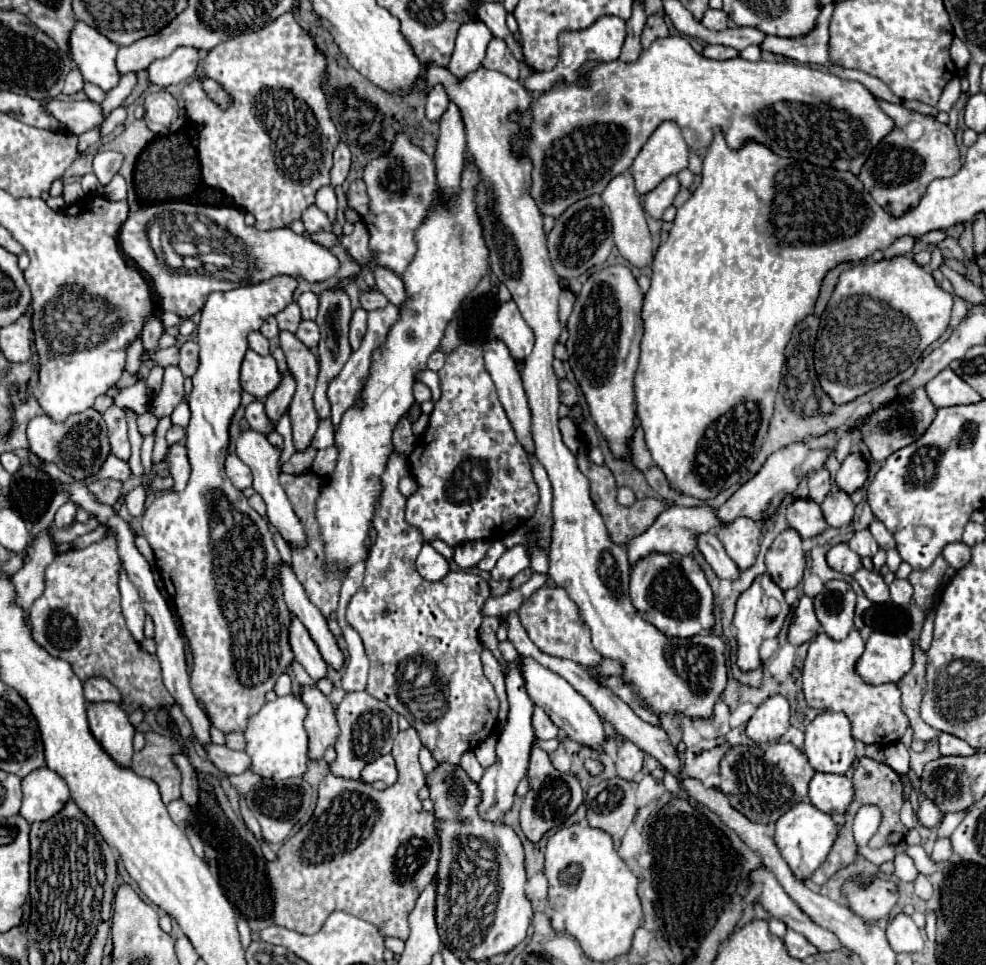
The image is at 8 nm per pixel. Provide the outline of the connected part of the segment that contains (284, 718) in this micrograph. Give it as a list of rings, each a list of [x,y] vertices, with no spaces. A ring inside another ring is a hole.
[[[282,696],[274,702],[266,702],[258,714],[248,720],[244,730],[246,738],[246,754],[250,756],[250,772],[260,778],[274,778],[286,780],[296,778],[306,772],[308,762],[308,736],[304,730],[306,706],[296,696]]]

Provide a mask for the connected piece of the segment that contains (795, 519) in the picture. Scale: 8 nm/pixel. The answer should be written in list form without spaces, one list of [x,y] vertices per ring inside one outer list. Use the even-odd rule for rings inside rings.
[[[794,500],[788,506],[786,518],[788,518],[790,528],[794,528],[802,540],[814,538],[828,528],[828,524],[824,522],[820,506],[812,500]]]

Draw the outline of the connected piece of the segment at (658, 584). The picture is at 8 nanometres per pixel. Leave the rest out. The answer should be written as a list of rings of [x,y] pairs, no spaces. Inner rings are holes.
[[[652,554],[652,558],[638,562],[630,572],[632,606],[646,622],[672,638],[690,638],[704,630],[710,630],[714,622],[712,598],[714,596],[704,578],[704,572],[692,560],[692,556]]]

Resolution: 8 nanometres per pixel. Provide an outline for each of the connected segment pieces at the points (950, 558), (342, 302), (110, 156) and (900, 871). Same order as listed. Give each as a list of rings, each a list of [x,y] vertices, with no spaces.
[[[952,542],[944,548],[942,556],[954,570],[960,570],[970,562],[970,548],[964,546],[964,542]]]
[[[328,288],[328,290],[322,290],[318,294],[318,316],[316,316],[314,322],[320,328],[320,342],[318,342],[318,366],[320,366],[320,372],[318,372],[318,386],[316,386],[316,392],[314,392],[314,406],[316,406],[316,412],[320,414],[320,418],[330,416],[330,400],[326,396],[328,384],[340,374],[340,370],[344,368],[346,360],[352,354],[350,342],[348,342],[350,318],[352,318],[352,306],[350,306],[350,298],[348,298],[344,288],[336,288],[336,290]]]
[[[98,152],[94,156],[94,174],[98,176],[100,184],[108,184],[114,174],[118,174],[120,166],[122,166],[124,156],[120,152]]]
[[[900,842],[900,844],[896,846],[898,854],[896,854],[896,858],[894,858],[894,866],[896,866],[896,872],[894,872],[894,874],[896,874],[902,882],[914,882],[920,872],[916,870],[914,862],[904,854],[904,844],[906,844],[906,842]]]

